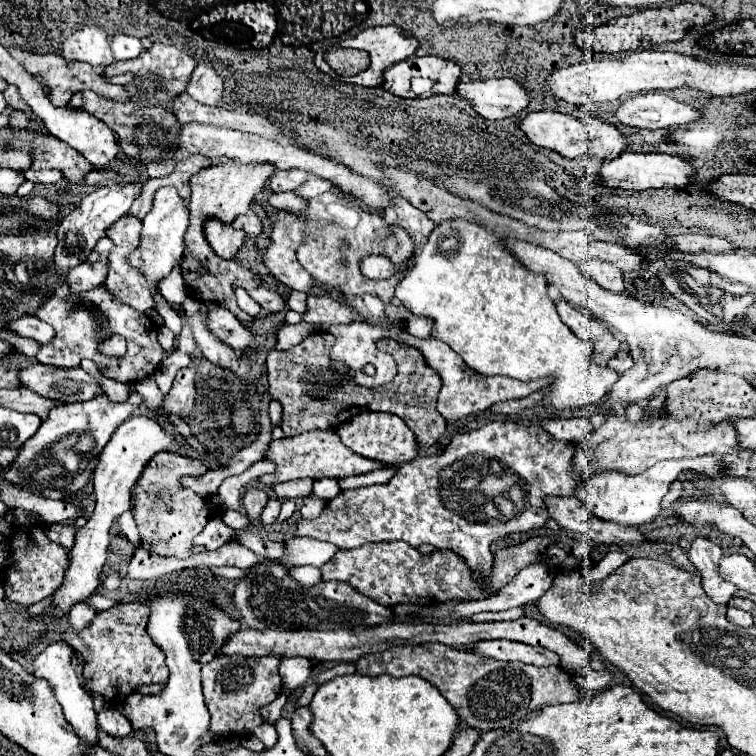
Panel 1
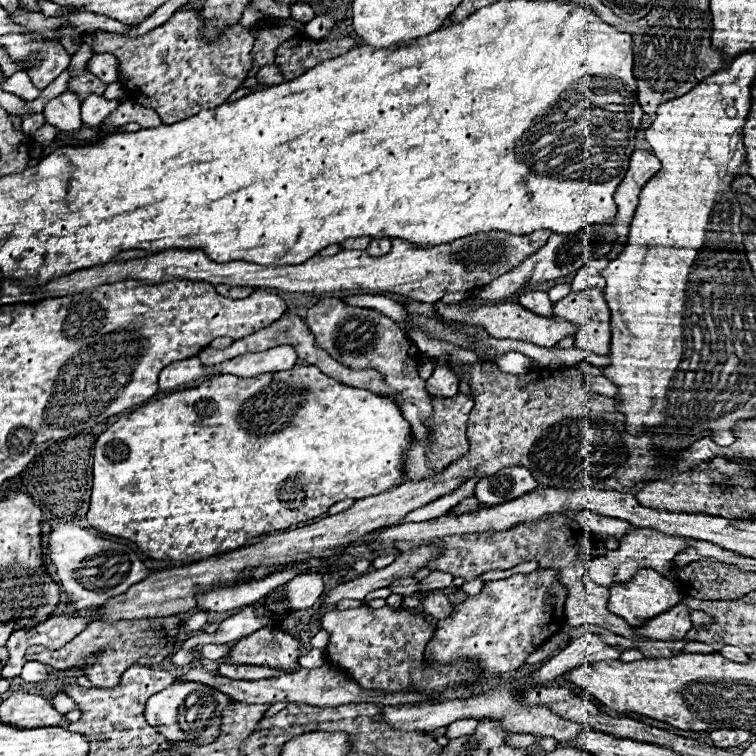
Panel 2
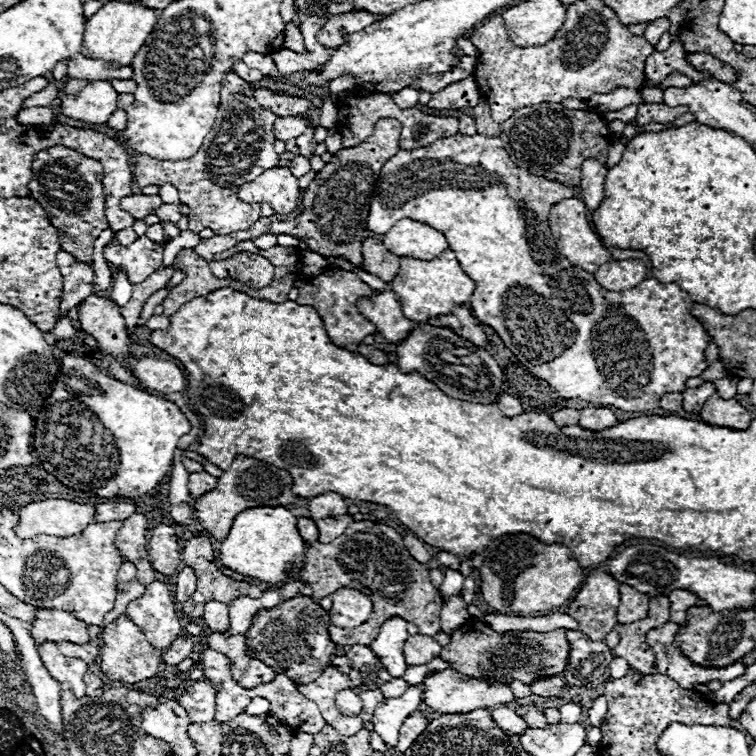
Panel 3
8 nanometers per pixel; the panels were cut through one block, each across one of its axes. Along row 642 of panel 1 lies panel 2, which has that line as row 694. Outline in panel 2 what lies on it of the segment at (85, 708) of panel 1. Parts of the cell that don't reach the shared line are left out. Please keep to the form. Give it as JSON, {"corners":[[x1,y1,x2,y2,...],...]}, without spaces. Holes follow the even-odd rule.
{"corners":[[64,692,52,694,52,700,50,700,50,702,52,702,54,708,58,708,58,712,62,712,62,714,66,714,66,712,72,710,72,708,76,708,76,702,74,702,70,696,66,696]]}

